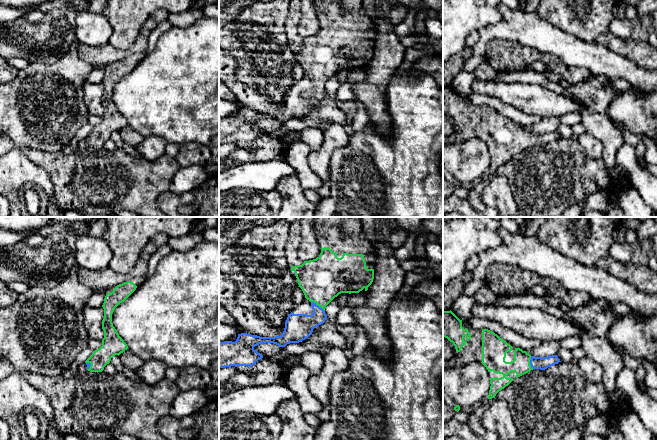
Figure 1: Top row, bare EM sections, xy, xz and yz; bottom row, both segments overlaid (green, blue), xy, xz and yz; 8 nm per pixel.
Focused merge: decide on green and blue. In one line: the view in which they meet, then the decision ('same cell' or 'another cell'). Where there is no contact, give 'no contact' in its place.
meets green in xz; same cell

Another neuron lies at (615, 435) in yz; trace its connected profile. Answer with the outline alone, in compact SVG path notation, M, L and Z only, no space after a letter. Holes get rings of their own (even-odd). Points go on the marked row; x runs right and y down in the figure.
M614 427L612 432L605 438L604 441L624 441L624 436Z

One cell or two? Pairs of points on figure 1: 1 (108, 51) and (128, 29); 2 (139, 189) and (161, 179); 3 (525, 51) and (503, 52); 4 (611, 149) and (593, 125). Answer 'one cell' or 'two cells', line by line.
1: two cells
2: one cell
3: one cell
4: one cell

